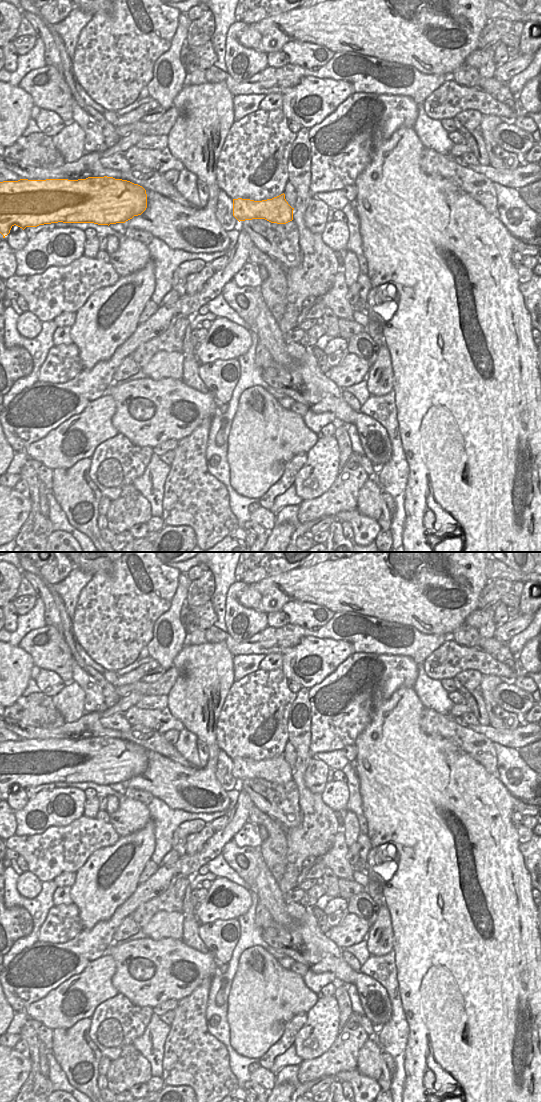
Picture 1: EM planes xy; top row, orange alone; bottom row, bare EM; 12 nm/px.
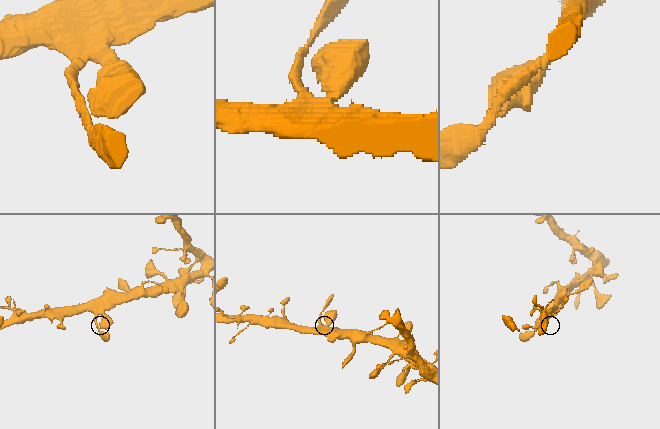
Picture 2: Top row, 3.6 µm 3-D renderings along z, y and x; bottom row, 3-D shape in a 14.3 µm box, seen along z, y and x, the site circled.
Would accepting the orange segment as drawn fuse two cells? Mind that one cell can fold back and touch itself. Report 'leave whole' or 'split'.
leave whole

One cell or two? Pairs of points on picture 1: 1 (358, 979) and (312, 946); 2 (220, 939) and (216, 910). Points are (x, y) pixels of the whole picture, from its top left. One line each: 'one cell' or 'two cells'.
1: one cell
2: two cells

